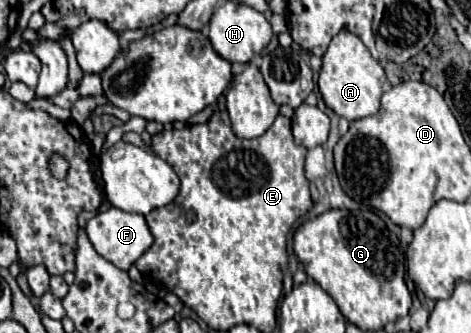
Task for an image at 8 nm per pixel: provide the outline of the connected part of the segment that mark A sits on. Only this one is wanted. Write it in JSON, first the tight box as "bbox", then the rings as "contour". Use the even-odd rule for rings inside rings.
{"bbox":[319,30,387,122],"contour":[[[341,30],[323,54],[323,68],[319,72],[319,92],[325,104],[349,122],[373,116],[379,112],[379,100],[383,88],[387,86],[387,76],[383,66],[371,56],[361,38],[349,30]]]}

